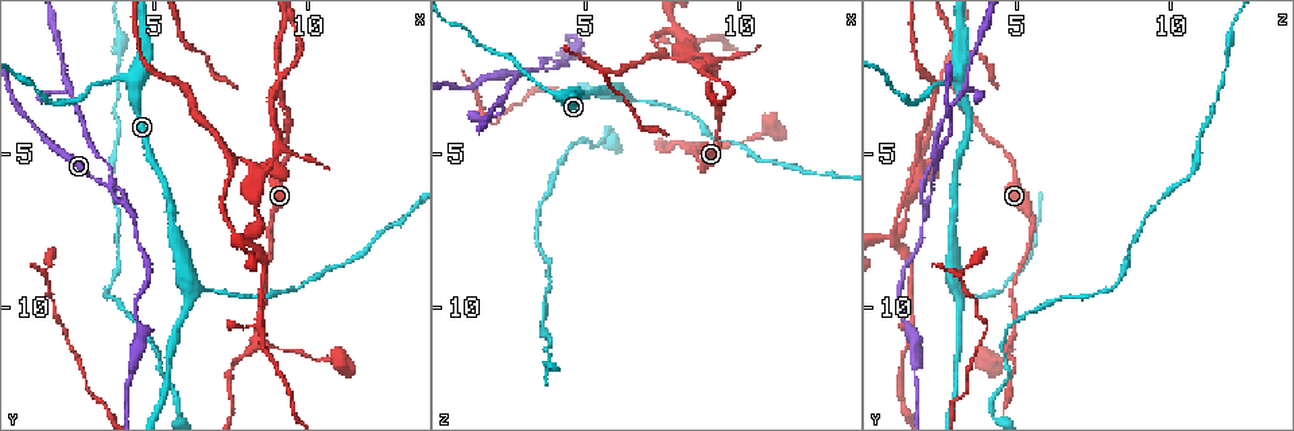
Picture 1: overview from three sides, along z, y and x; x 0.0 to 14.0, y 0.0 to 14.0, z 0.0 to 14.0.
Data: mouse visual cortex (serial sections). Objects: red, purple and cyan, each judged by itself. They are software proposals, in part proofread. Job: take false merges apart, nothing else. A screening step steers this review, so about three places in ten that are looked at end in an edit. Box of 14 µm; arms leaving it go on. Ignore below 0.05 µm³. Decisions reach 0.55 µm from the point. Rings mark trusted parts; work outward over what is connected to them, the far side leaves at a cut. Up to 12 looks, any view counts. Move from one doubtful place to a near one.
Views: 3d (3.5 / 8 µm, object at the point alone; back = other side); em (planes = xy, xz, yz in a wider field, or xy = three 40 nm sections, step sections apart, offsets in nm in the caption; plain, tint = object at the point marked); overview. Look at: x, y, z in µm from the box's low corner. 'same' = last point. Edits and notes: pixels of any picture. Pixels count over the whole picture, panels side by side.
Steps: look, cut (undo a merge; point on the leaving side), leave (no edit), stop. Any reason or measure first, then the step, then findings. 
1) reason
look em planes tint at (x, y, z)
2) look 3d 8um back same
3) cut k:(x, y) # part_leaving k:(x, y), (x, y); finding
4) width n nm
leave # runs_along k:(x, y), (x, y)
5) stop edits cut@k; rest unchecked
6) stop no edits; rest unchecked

a fork
look 3d 3.5um at (8.5, 11.1, 4.9)

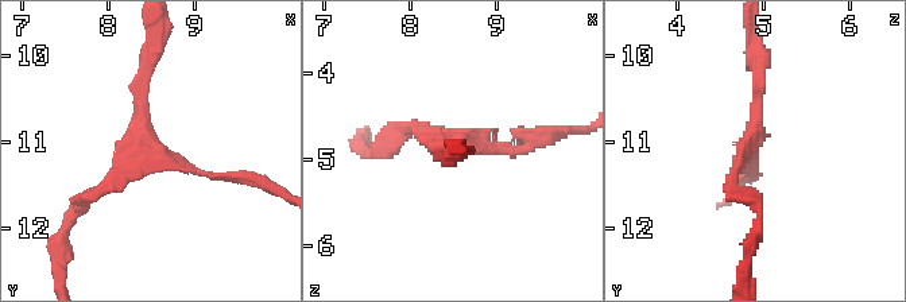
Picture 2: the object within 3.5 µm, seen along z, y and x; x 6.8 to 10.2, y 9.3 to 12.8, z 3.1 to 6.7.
arms 3; arm_widths 100, 150, 150 nm
look em xy step 1 tint at (8.40, 11.00, 4.90)

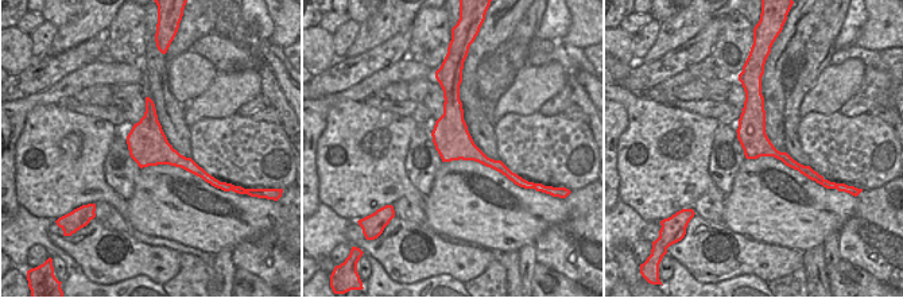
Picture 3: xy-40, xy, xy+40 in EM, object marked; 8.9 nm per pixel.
leave # runs_along 3:(446, 89), (452, 130), (506, 171); one cell here

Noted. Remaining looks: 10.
three-way junction
look 3d 3.5um back at (6.2, 9.2, 3.1)

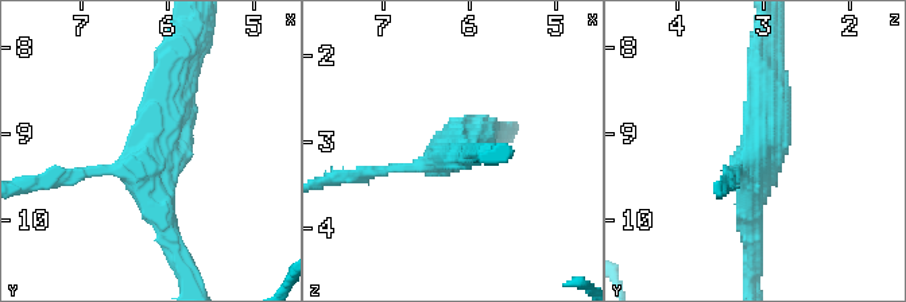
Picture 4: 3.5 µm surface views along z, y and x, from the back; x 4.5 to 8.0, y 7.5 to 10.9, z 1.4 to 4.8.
arms 3; arm_widths 150, 300, 400 nm
look em xy step 2 tint at (6.25, 9.25, 3.10)

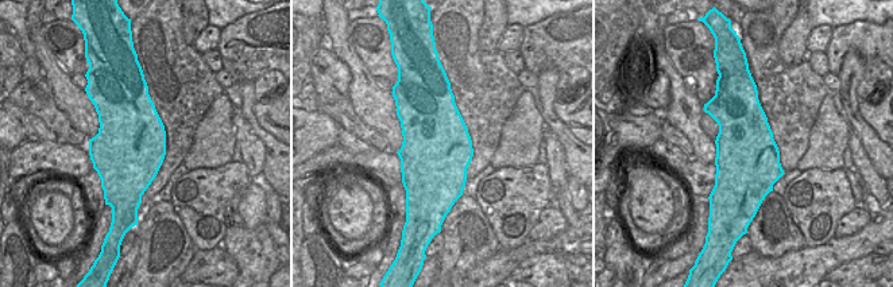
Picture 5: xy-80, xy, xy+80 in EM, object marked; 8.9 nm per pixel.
leave # runs_along 4:(765, 76), (751, 242); one cell here

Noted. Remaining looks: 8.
sharp bend
look 3d 8um at (11.0, 11.7, 4.2)

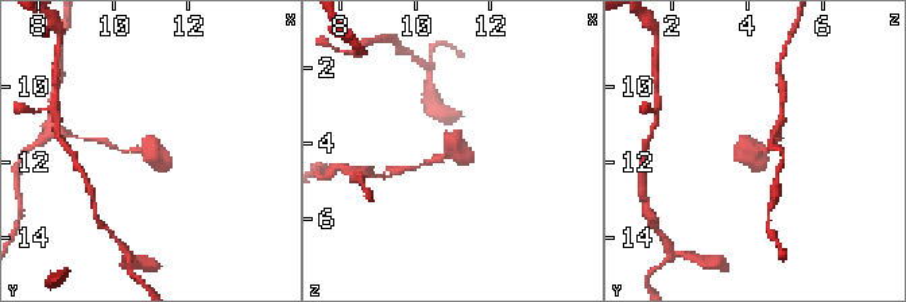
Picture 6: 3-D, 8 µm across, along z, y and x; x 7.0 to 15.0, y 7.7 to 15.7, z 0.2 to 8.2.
now the EM
look em xy step 3 tint at (11.0, 11.9, 4.2)

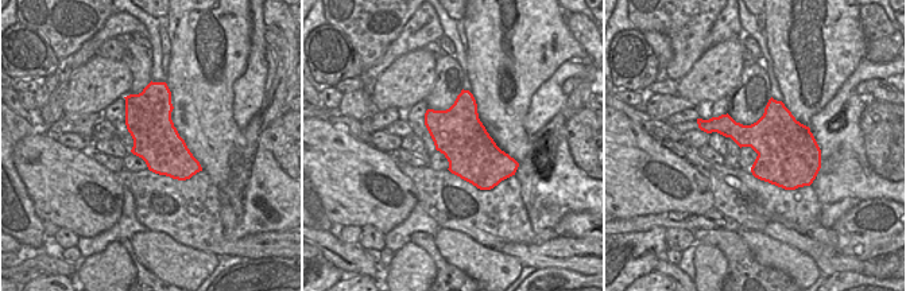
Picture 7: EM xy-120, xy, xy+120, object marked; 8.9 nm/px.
leave # runs_along 6:(422, 165), (452, 150), (473, 154); all the same cell

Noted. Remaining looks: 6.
calibre changes
look 3d 8um at (9.7, 9.4, 4.6)

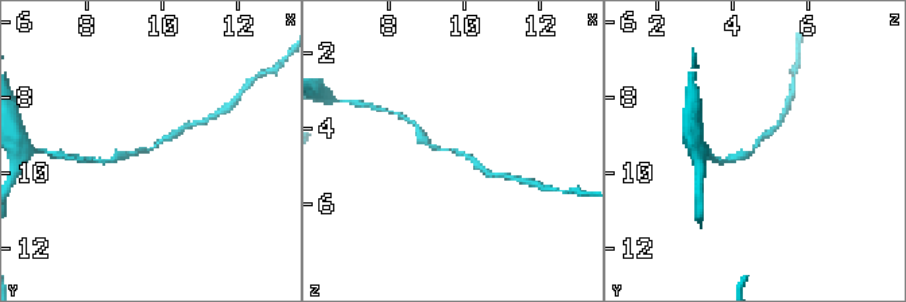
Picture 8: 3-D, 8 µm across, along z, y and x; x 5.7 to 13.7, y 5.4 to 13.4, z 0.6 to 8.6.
look 3d 3.5um at (9.6, 9.4, 4.5)

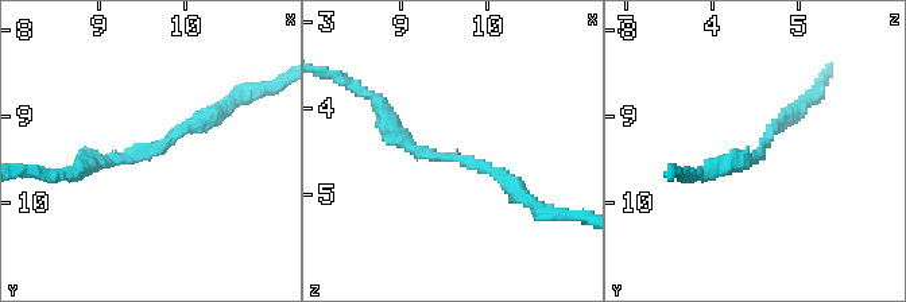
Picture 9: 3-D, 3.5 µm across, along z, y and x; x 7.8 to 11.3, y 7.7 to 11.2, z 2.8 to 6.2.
arm_widths 150, 250 nm
leave # runs_along 9:(388, 119), (417, 151), (500, 171), (525, 196); one cell here

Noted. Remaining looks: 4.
sharp bend
look 3d 8um at (4.0, 6.6, 2.1)

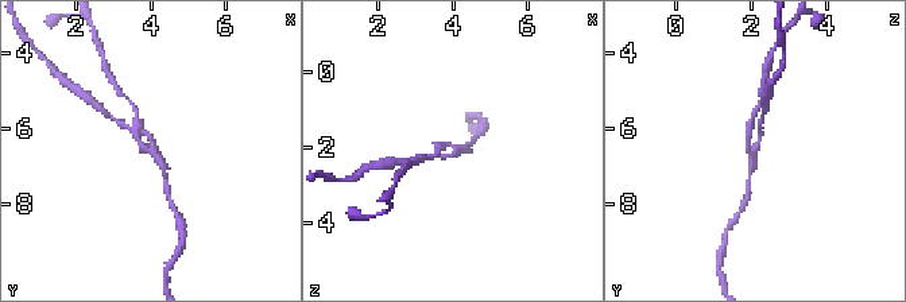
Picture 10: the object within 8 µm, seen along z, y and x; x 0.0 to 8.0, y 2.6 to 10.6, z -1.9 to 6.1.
closer look
look 3d 3.5um at (4.1, 6.5, 2.2)

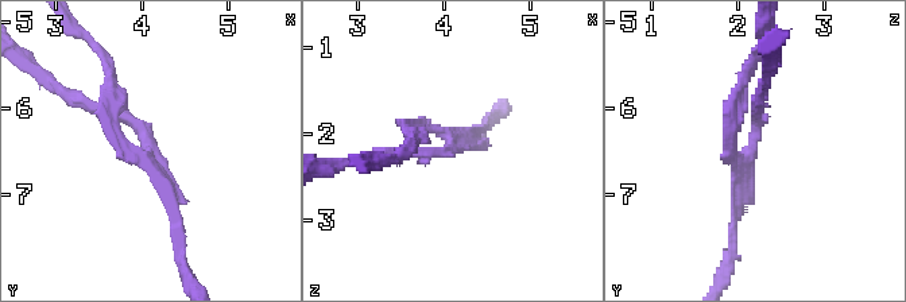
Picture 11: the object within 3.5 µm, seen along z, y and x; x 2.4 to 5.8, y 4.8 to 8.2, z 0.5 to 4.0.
arms 3; arm_widths 150, 150, 150 nm; shape alone is not enough
look em xy step 1 tint at (4.10, 6.55, 2.10)

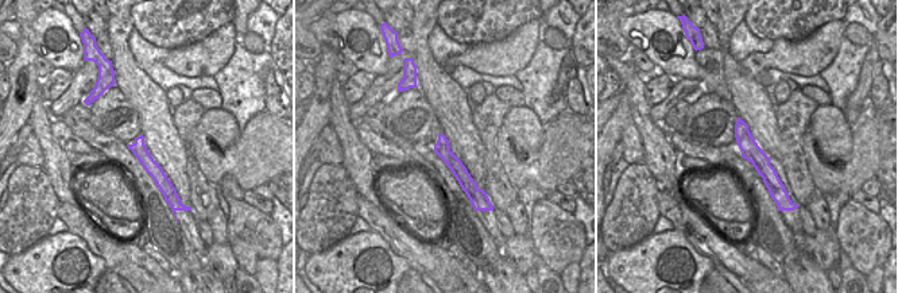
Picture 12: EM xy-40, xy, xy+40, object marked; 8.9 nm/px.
cut 11:(730, 128) # border 12:(456, 176), (471, 192), (477, 189); a second cell is stuck on

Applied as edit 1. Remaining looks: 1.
stop edits cut@11; rest unchecked

